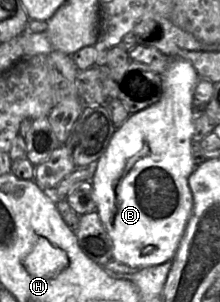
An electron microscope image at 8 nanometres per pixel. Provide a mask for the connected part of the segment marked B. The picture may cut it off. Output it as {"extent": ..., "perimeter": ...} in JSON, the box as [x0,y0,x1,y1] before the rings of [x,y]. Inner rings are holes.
{"extent":[91,58,203,269],"perimeter":[[[182,58],[171,59],[165,73],[162,75],[163,94],[160,100],[141,111],[130,114],[127,120],[115,130],[105,152],[97,160],[97,167],[91,179],[96,211],[98,212],[101,222],[111,239],[113,259],[130,267],[143,269],[172,261],[191,216],[194,202],[188,179],[196,168],[192,157],[192,137],[195,132],[195,118],[197,115],[193,107],[193,94],[199,78],[203,77],[199,76],[191,62]]]}

